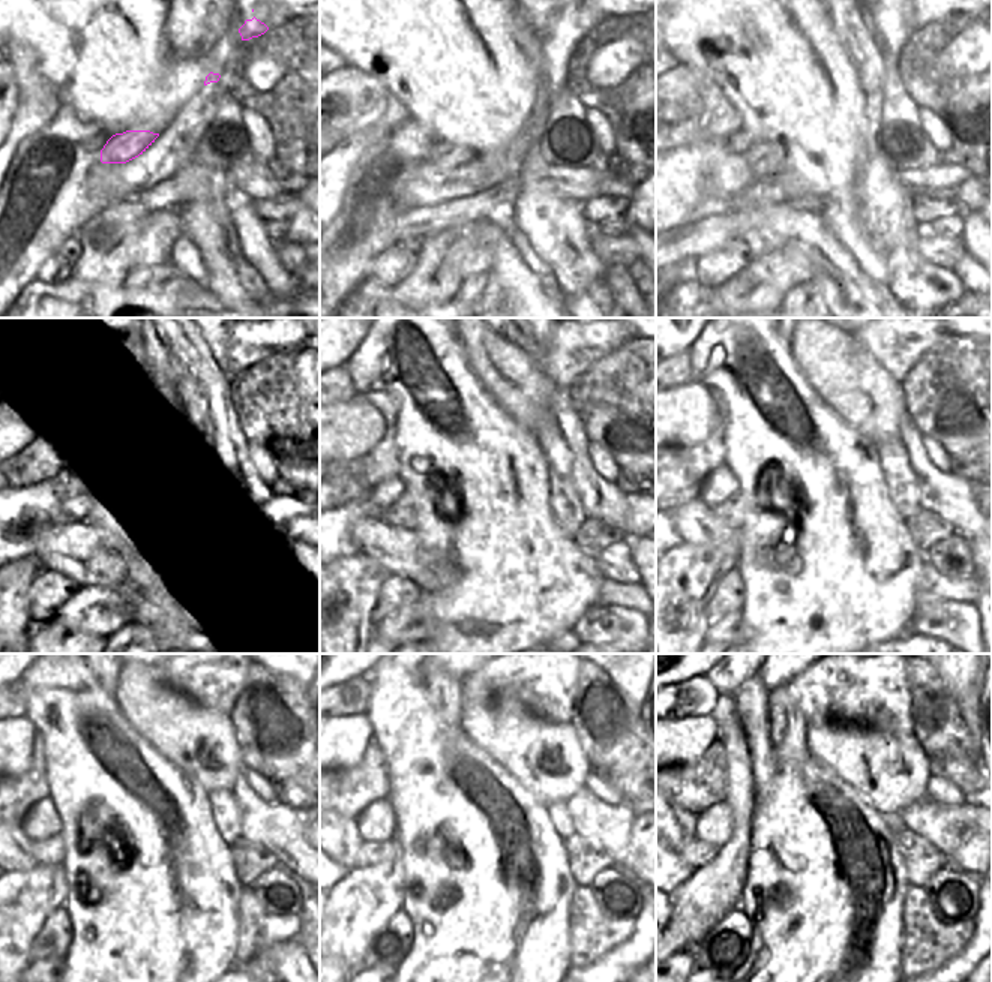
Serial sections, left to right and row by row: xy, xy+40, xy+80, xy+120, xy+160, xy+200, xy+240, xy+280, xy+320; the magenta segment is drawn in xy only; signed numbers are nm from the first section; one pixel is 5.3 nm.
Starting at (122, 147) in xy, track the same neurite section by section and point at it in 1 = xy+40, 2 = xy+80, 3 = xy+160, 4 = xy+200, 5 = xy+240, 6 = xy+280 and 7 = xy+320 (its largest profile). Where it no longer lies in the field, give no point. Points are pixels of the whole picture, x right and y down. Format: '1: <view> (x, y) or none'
1: xy+40 (444, 155)
2: xy+80 (766, 159)
3: xy+160 (401, 513)
4: xy+200 (730, 513)
5: xy+240 (51, 852)
6: xy+280 (371, 852)
7: xy+320 (697, 853)

